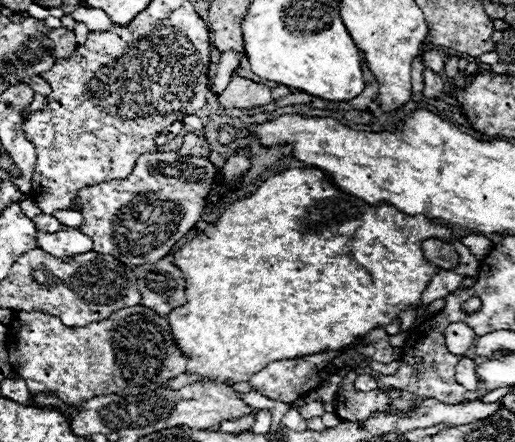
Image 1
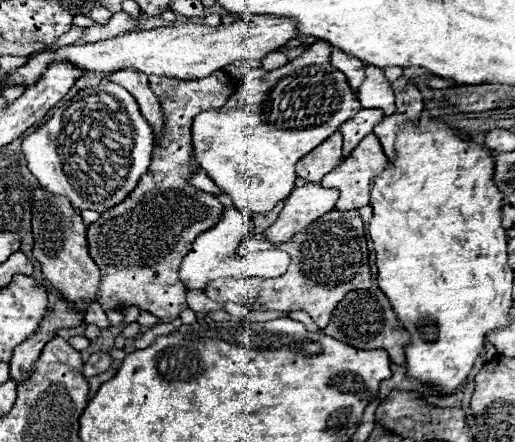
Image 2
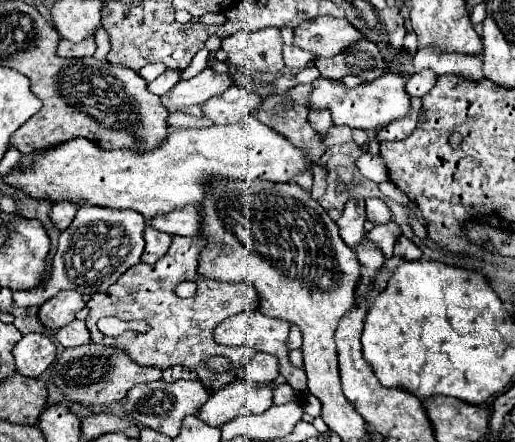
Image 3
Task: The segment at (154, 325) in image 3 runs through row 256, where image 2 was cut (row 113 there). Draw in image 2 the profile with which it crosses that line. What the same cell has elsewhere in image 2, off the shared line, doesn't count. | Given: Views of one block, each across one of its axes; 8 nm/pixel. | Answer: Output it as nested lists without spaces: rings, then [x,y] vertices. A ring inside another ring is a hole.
[[[216,70],[216,74],[196,82],[180,82],[178,78],[148,80],[162,106],[164,132],[152,150],[152,162],[148,172],[142,174],[138,186],[124,202],[102,212],[102,216],[88,226],[86,236],[90,256],[100,268],[100,306],[104,310],[138,306],[162,322],[172,322],[188,308],[186,286],[178,278],[180,262],[190,250],[194,238],[212,228],[222,218],[224,210],[214,194],[198,190],[188,182],[188,176],[200,170],[200,164],[192,156],[190,128],[196,114],[224,106],[224,102],[236,92],[236,86],[240,88],[240,78]]]

